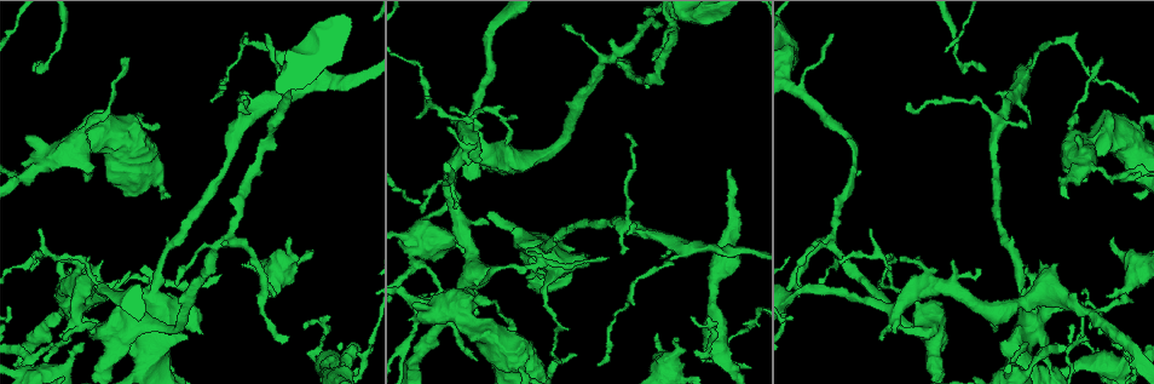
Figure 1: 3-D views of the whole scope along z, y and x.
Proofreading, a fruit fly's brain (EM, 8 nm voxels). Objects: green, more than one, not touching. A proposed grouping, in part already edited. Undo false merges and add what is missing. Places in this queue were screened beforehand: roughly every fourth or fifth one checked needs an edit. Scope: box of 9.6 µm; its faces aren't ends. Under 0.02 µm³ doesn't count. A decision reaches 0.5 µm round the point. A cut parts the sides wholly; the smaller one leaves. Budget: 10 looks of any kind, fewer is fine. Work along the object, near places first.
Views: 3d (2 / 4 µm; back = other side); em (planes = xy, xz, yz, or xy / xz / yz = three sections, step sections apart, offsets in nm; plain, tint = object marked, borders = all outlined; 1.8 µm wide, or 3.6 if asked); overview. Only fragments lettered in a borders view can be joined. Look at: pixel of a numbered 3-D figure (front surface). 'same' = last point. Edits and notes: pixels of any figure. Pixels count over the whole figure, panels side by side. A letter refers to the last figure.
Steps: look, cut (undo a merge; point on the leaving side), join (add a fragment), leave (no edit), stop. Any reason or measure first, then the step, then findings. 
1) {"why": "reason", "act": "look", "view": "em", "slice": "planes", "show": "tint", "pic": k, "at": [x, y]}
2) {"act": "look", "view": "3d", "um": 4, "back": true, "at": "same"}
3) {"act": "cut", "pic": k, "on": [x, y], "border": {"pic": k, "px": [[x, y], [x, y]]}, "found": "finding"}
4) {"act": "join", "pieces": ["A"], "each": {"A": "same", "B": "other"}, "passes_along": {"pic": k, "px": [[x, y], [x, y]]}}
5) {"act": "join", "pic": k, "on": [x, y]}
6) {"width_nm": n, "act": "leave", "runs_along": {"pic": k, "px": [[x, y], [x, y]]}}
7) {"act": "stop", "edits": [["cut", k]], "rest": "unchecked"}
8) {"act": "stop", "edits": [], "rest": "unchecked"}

{"why": "a fork", "act": "look", "view": "em", "slice": "planes", "show": "tint", "pic": 1, "at": [830, 237]}

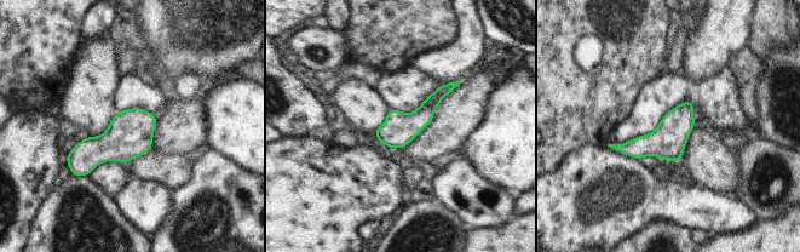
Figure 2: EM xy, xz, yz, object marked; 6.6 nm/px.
{"act": "look", "view": "em", "slice": "planes", "show": "borders", "at": "same"}

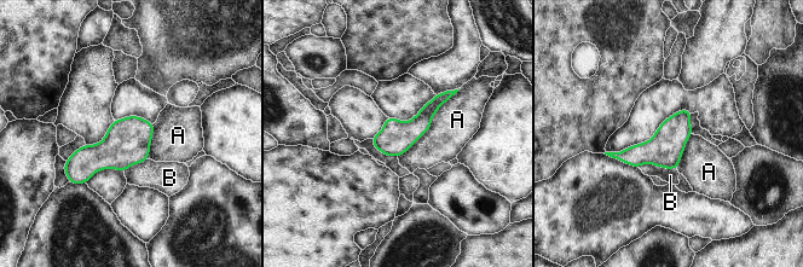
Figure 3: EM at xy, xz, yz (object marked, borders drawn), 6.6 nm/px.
{"longest_contact_nm": ["A", 600], "act": "leave", "each": {"A": "other", "B": "other"}, "found": "continuous, no second neuron"}

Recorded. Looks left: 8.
{"why": "free end", "act": "look", "view": "3d", "um": 2, "pic": 1, "at": [1109, 296]}

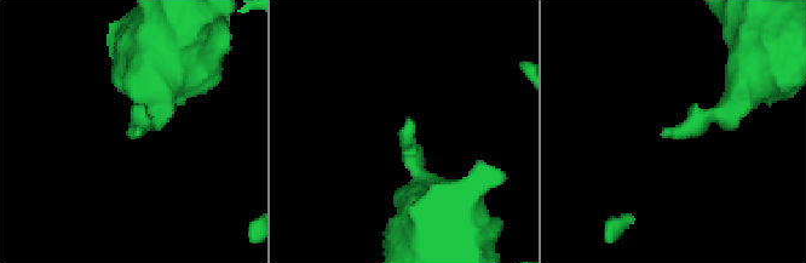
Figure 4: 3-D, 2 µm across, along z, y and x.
{"act": "look", "view": "em", "slice": "planes", "show": "borders", "pic": 4, "at": [665, 137]}

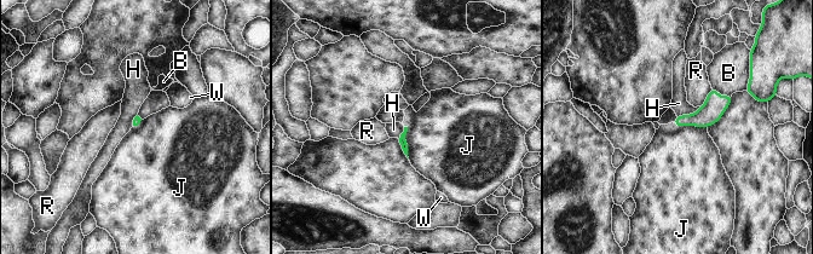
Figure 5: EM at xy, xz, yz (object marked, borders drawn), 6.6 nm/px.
{"act": "leave", "each": {"B": "other", "H": "other", "J": "other", "R": "other", "W": "other"}, "runs_along": {"pic": 5, "px": [[728, 98], [704, 117], [678, 121]]}, "found": "none of them fits"}

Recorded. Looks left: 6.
{"why": "four arms meet", "act": "look", "view": "3d", "um": 4, "back": true, "pic": 1, "at": [721, 352]}

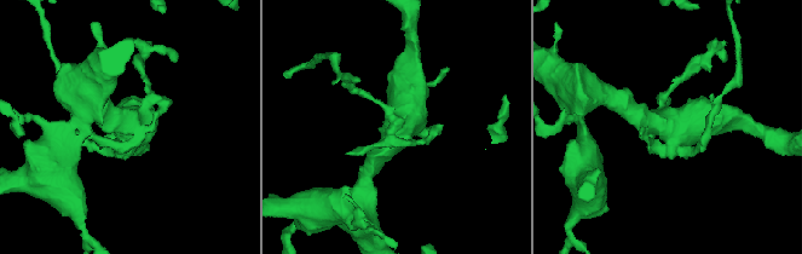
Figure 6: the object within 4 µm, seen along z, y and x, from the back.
{"why": "now the EM", "act": "look", "view": "em", "um": 3.6, "slice": "yz", "step": 4, "show": "borders", "pic": 6, "at": [670, 126]}

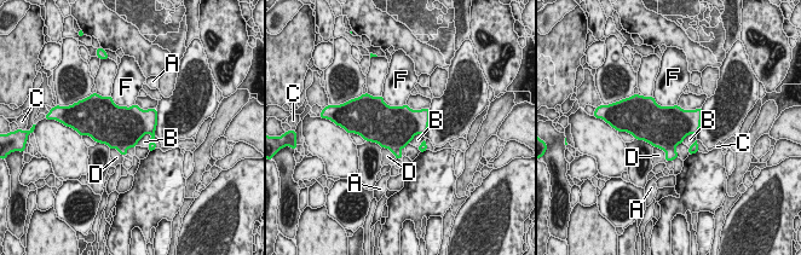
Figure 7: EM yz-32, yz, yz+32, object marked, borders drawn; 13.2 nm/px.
{"act": "cut", "pic": 7, "on": [670, 154], "each": {"A": "other", "B": "other", "C": "other", "D": "other", "F": "other"}, "border": {"pic": 7, "px": [[674, 148], [664, 150]]}, "found": "a second neuron is stuck on"}

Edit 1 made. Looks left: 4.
{"act": "look", "view": "overview"}

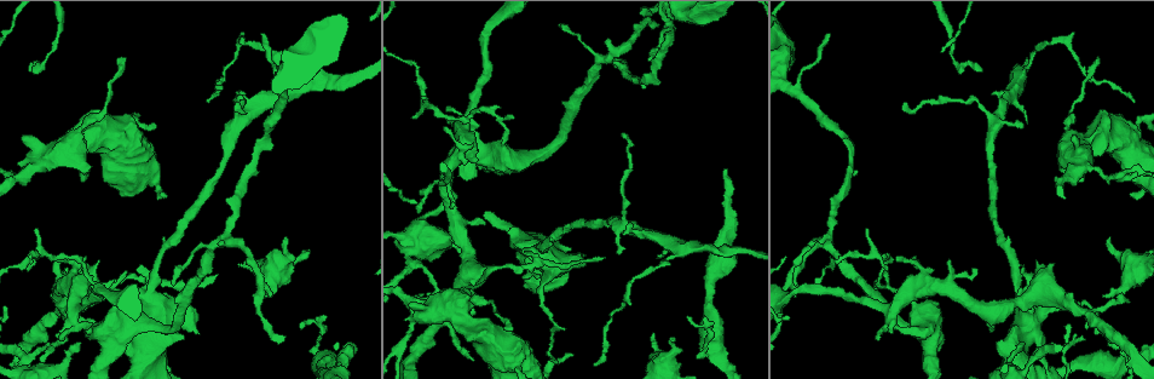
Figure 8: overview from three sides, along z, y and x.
{"why": "an open end", "act": "look", "view": "3d", "um": 2, "pic": 8, "at": [483, 222]}

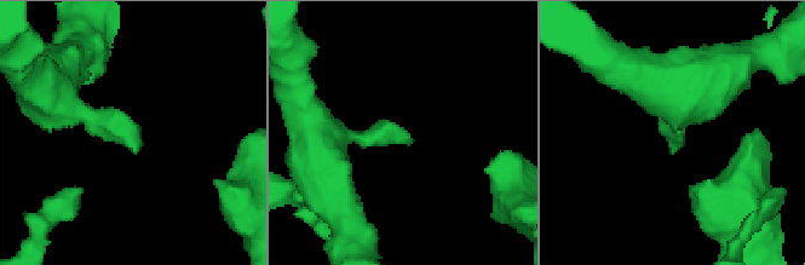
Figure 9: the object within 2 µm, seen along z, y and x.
{"why": "now the EM", "act": "look", "view": "em", "slice": "planes", "show": "borders", "pic": 9, "at": [138, 144]}

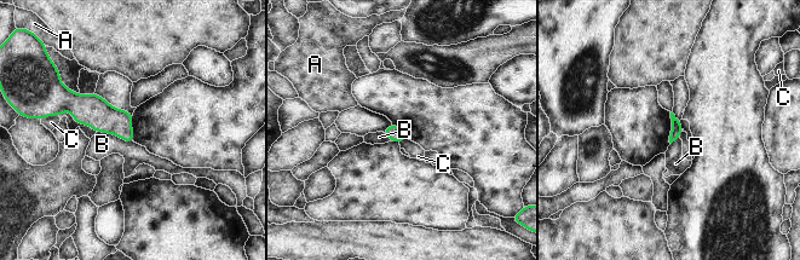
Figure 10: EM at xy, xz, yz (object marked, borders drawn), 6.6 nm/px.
{"act": "leave", "each": {"A": "other", "B": "other", "C": "other"}, "border": {"pic": 10, "px": [[58, 115], [49, 116]]}, "found": "none of them fits"}

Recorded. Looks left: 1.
{"act": "stop", "edits": [["cut", 7]], "rest": "unchecked"}

